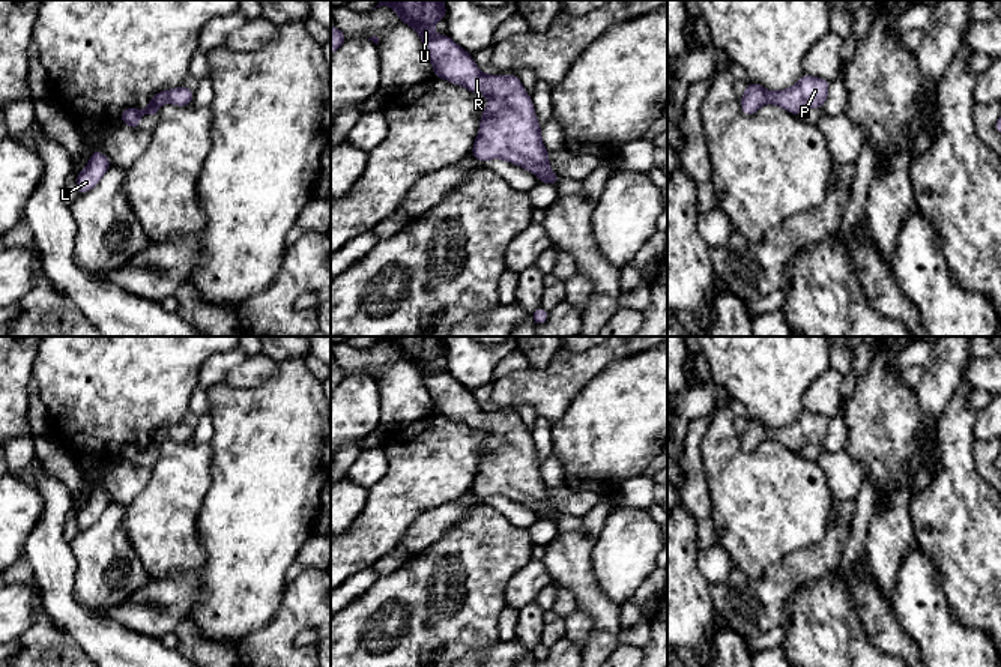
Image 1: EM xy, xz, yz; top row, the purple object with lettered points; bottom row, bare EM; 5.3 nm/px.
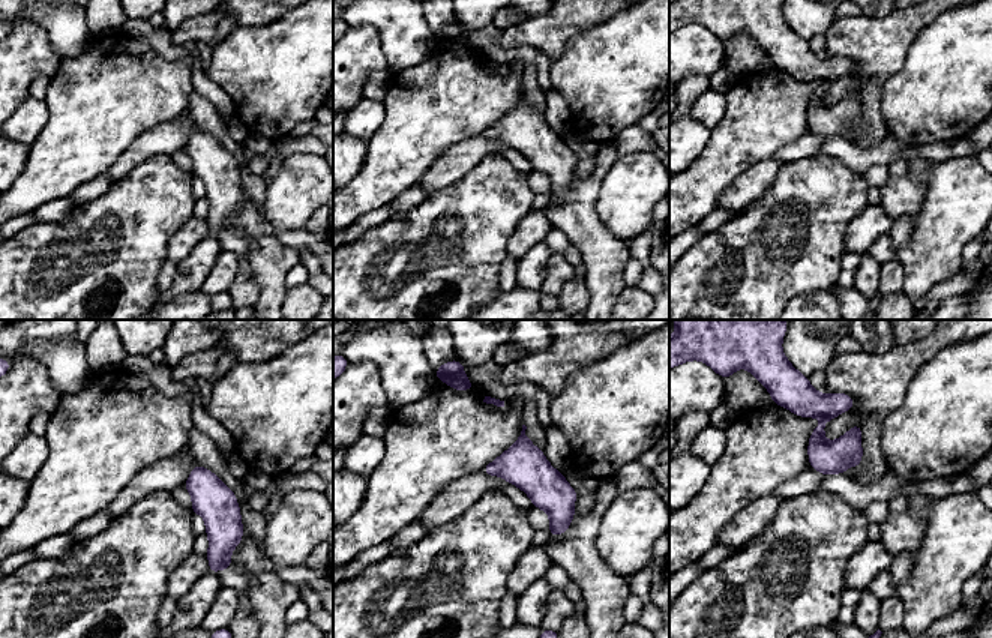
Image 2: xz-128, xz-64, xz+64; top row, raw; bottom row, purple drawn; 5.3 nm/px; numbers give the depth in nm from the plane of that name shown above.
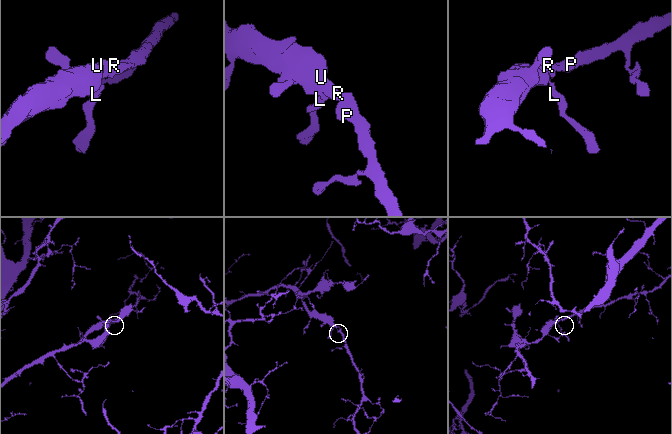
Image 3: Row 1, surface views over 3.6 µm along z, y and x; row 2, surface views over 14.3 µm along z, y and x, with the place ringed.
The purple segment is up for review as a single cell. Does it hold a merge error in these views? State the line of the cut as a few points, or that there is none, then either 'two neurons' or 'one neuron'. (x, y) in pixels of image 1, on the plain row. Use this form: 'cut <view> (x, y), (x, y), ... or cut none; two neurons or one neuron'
cut none; one neuron

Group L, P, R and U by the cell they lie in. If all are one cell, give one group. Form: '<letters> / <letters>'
L P R U

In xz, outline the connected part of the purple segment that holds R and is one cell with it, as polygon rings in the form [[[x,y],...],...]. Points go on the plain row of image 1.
[[[379,337],[376,344],[391,343],[400,358],[413,364],[422,376],[434,413],[460,421],[491,437],[485,442],[472,493],[481,499],[504,496],[553,523],[562,515],[550,508],[549,488],[541,478],[534,440],[517,412],[485,412],[446,371],[434,371],[433,362],[446,353],[443,337]]]

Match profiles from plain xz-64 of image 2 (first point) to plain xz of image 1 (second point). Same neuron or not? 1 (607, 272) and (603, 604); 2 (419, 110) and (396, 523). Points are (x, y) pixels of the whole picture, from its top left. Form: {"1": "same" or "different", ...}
{"1": "same", "2": "same"}

